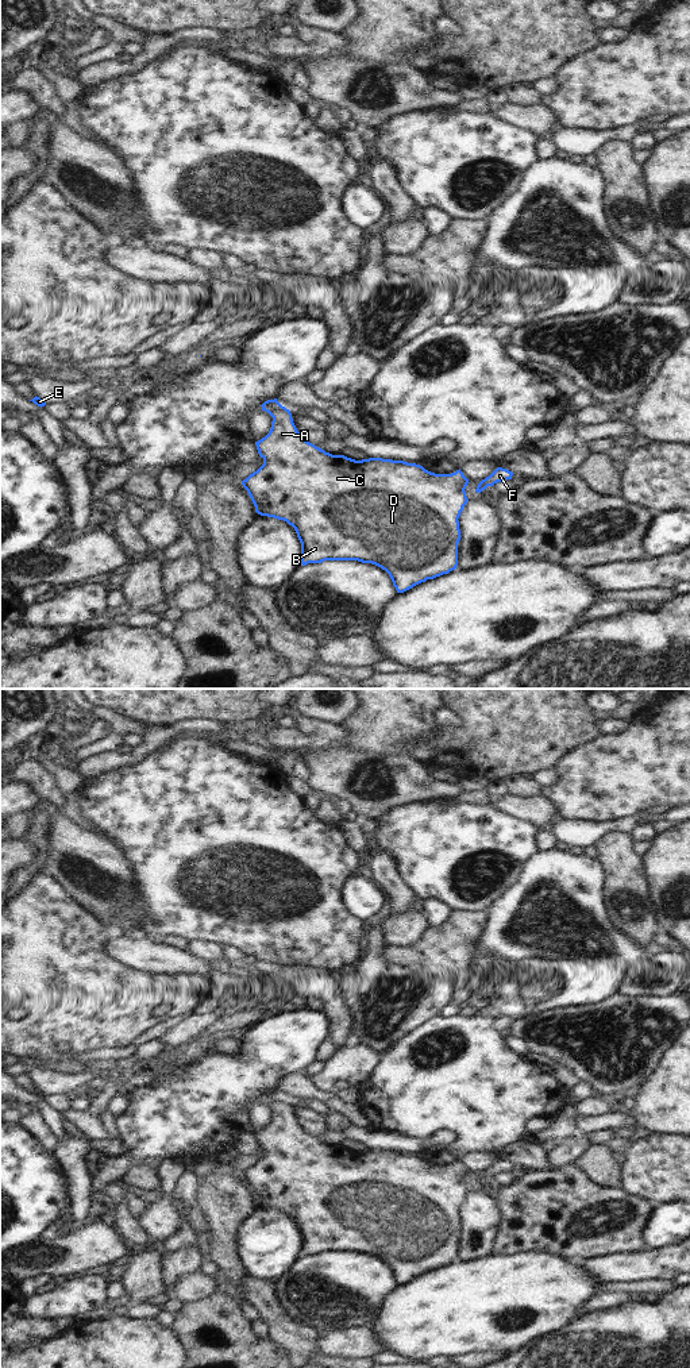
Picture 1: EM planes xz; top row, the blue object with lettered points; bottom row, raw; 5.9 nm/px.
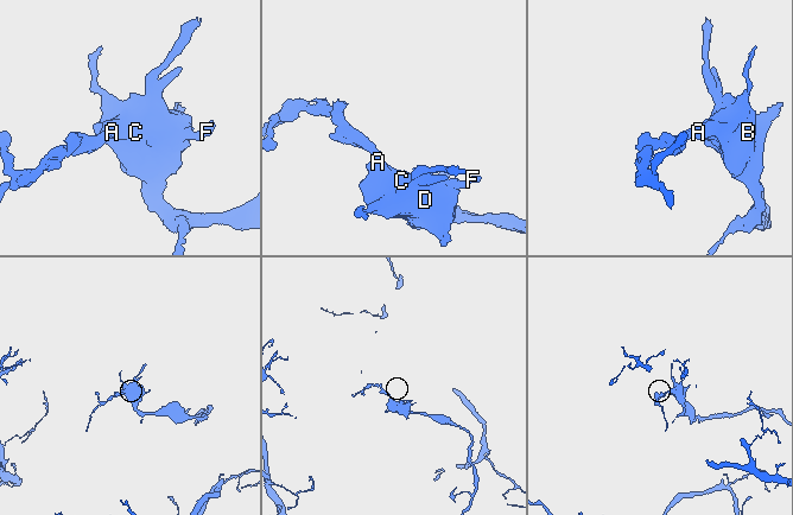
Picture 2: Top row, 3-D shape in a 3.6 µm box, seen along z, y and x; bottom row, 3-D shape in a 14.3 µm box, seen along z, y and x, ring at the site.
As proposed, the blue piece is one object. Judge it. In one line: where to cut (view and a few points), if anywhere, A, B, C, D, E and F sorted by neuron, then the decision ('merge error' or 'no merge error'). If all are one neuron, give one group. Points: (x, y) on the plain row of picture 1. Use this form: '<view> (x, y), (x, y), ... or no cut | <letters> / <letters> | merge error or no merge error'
no cut | A B C D E F | no merge error

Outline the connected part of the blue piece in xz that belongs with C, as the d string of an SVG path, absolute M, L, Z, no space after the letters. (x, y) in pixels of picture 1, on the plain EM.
M277 1090L267 1091L262 1102L271 1109L271 1120L255 1133L263 1156L242 1172L255 1203L274 1209L292 1217L301 1234L301 1256L324 1252L358 1252L385 1261L397 1284L448 1265L458 1257L458 1234L460 1232L459 1207L467 1195L466 1178L469 1171L456 1161L451 1165L435 1165L416 1155L369 1149L355 1152L344 1147L332 1147L307 1133L297 1122L292 1105Z

